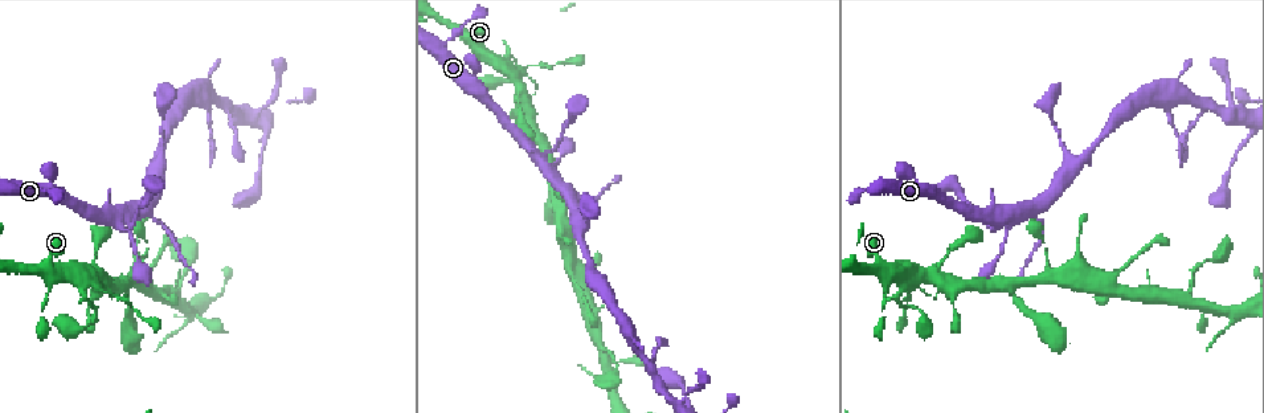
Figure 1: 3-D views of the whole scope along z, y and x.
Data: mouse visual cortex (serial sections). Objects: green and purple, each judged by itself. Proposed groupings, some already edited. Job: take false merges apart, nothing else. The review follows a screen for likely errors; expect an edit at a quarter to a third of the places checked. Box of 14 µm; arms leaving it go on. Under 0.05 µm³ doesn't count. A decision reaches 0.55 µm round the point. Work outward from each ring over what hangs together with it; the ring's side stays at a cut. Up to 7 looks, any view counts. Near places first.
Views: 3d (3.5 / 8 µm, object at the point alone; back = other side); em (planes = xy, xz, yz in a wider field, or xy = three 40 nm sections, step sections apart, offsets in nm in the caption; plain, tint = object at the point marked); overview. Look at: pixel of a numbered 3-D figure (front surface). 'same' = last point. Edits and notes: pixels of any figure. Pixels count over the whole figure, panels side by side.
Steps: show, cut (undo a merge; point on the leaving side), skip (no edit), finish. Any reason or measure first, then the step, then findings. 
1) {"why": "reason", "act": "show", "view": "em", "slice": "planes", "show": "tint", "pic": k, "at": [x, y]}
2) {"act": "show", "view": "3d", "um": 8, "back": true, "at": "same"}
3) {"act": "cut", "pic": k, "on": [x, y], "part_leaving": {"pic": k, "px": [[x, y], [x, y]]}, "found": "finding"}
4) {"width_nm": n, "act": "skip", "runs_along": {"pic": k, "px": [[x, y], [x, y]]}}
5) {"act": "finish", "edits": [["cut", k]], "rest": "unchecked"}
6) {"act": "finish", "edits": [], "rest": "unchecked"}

{"why": "abrupt turn", "act": "show", "view": "3d", "um": 3.5, "pic": 1, "at": [507, 57]}

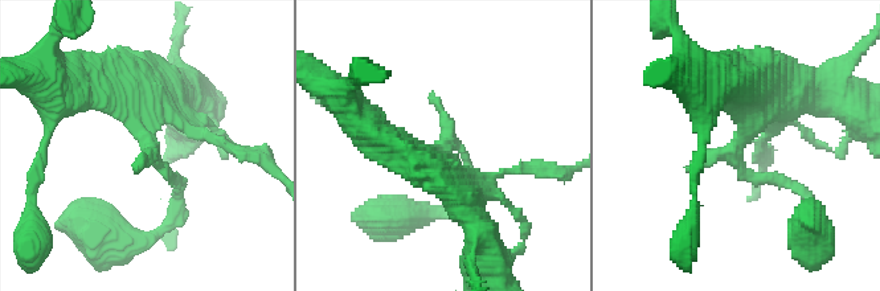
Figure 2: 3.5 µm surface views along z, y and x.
{"why": "need the tissue", "act": "show", "view": "em", "slice": "planes", "show": "tint", "pic": 2, "at": [152, 148]}

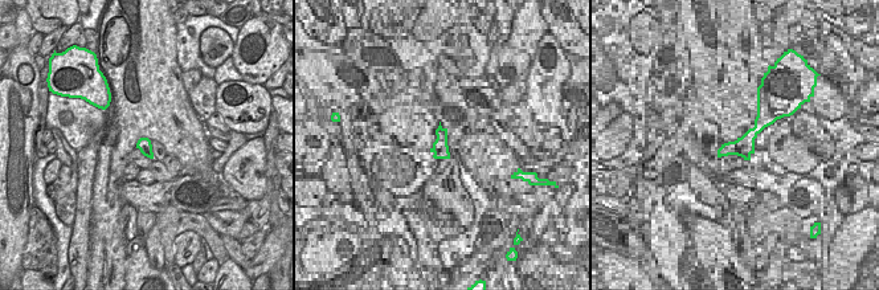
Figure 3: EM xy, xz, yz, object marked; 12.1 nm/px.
{"act": "skip", "found": "all the same cell"}

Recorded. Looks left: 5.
{"why": "three-way junction", "act": "show", "view": "3d", "um": 3.5, "pic": 1, "at": [568, 194]}

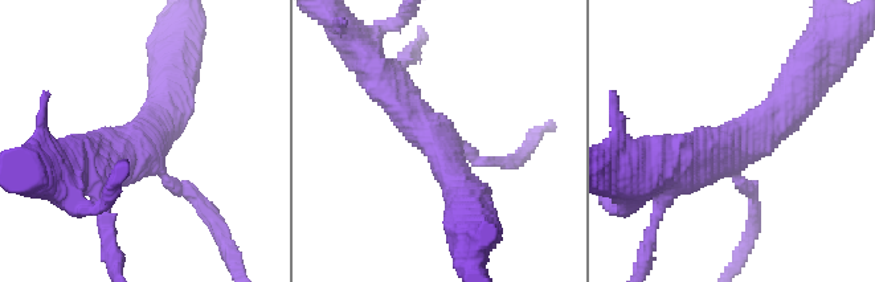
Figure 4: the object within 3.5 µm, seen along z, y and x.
{"arms": 3, "arm_widths_nm": [150, 400, 450], "why": "shape alone is not enough", "act": "show", "view": "em", "slice": "xy", "step": 2, "show": "tint", "pic": 4, "at": [143, 156]}

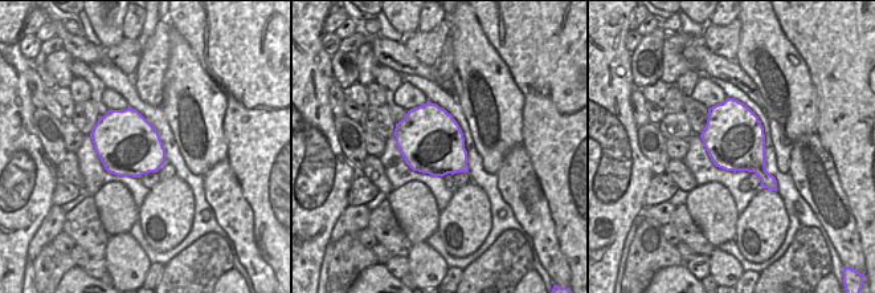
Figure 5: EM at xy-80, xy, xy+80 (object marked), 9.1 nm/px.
{"act": "skip", "found": "one cell here"}

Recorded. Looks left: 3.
{"why": "calibre changes", "act": "show", "view": "3d", "um": 3.5, "pic": 1, "at": [521, 112]}

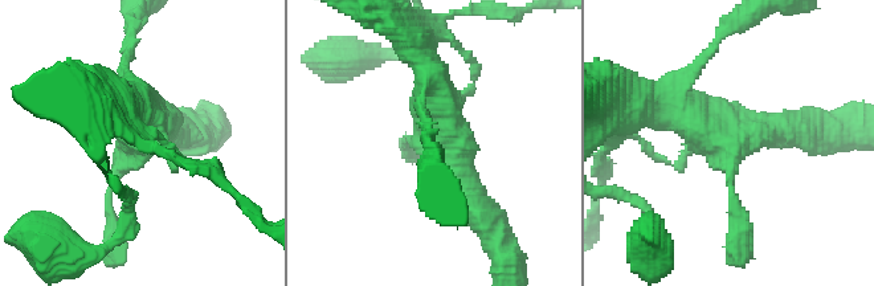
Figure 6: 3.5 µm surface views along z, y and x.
{"why": "now the EM", "act": "show", "view": "em", "slice": "xy", "step": 2, "show": "tint", "pic": 6, "at": [728, 149]}

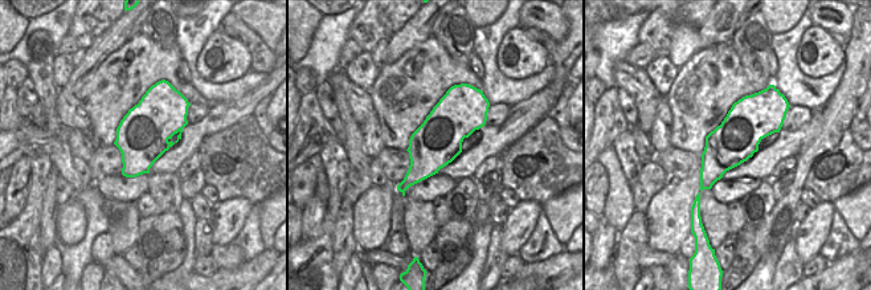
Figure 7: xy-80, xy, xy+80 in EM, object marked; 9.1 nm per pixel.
{"act": "skip", "found": "continuous, no second cell"}

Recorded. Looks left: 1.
{"act": "finish", "edits": [], "rest": "unchecked"}

